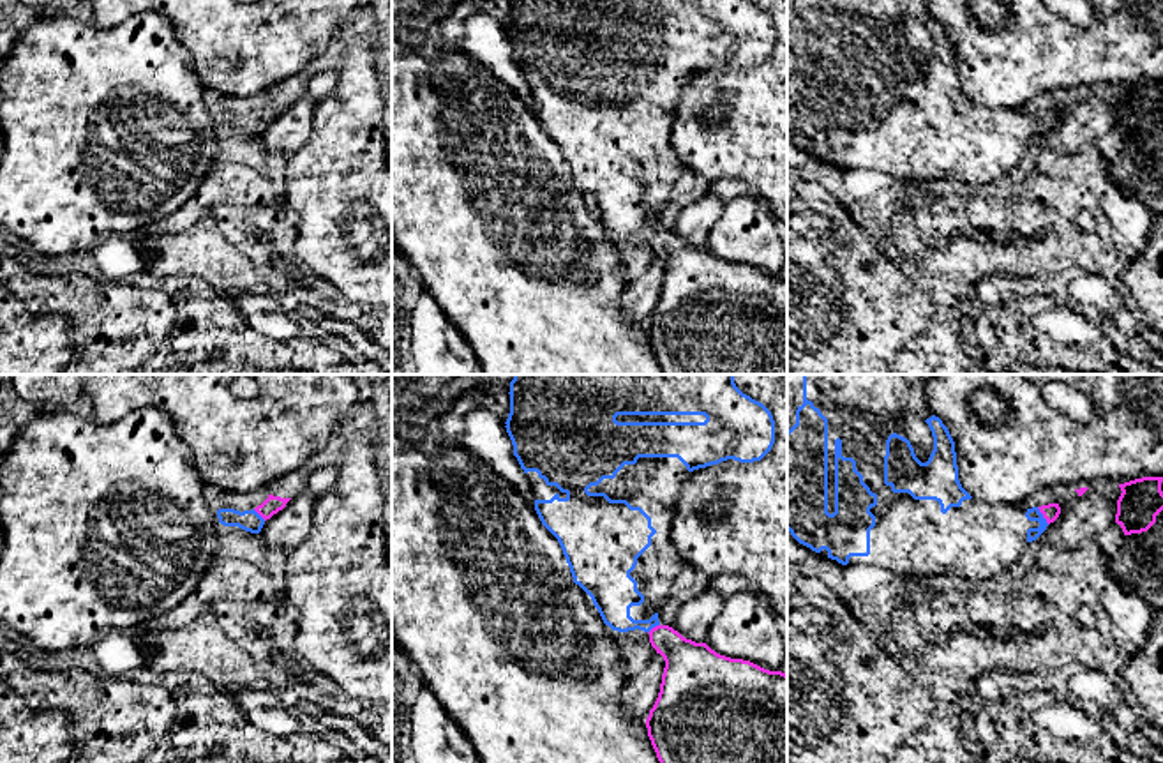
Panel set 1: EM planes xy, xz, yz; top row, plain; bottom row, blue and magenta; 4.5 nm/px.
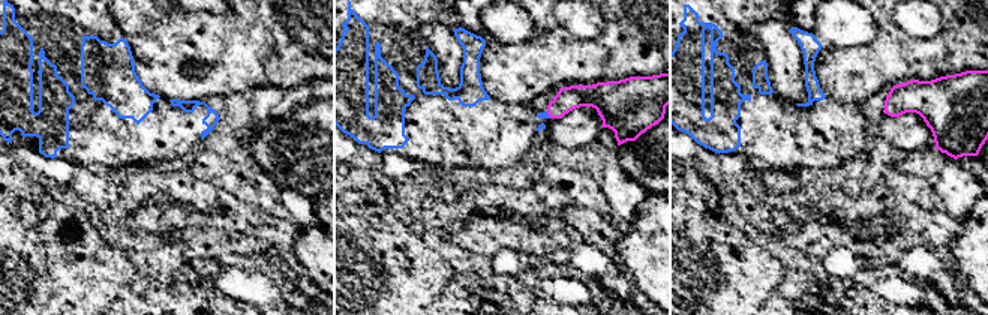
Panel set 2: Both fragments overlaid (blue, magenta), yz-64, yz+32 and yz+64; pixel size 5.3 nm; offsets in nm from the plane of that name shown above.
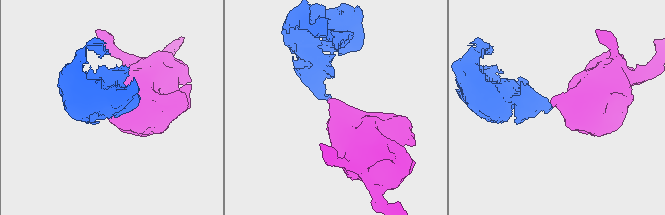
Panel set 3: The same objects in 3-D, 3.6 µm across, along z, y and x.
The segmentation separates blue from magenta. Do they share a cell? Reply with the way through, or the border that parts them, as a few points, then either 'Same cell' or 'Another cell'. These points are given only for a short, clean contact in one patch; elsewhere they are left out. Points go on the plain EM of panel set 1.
Path across: yz (1033, 119), (1042, 120), (1050, 117). Same cell

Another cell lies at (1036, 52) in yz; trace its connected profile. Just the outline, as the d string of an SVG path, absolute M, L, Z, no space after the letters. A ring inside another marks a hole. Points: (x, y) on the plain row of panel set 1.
M971 0L925 2L953 42L958 85L976 104L1018 110L1054 90L1080 94L1163 81L1163 0L1089 0L1098 16L1091 26L1069 25L1043 0L1004 0L1011 19L1001 30L983 28L967 11Z

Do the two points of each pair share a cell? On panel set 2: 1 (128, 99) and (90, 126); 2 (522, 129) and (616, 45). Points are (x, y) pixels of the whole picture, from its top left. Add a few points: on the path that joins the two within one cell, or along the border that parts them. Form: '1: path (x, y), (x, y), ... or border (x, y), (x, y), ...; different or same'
1: path (119, 108), (111, 116), (99, 117); same
2: border (492, 98), (501, 102), (526, 105); different

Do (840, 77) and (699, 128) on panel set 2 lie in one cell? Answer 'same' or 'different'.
different

